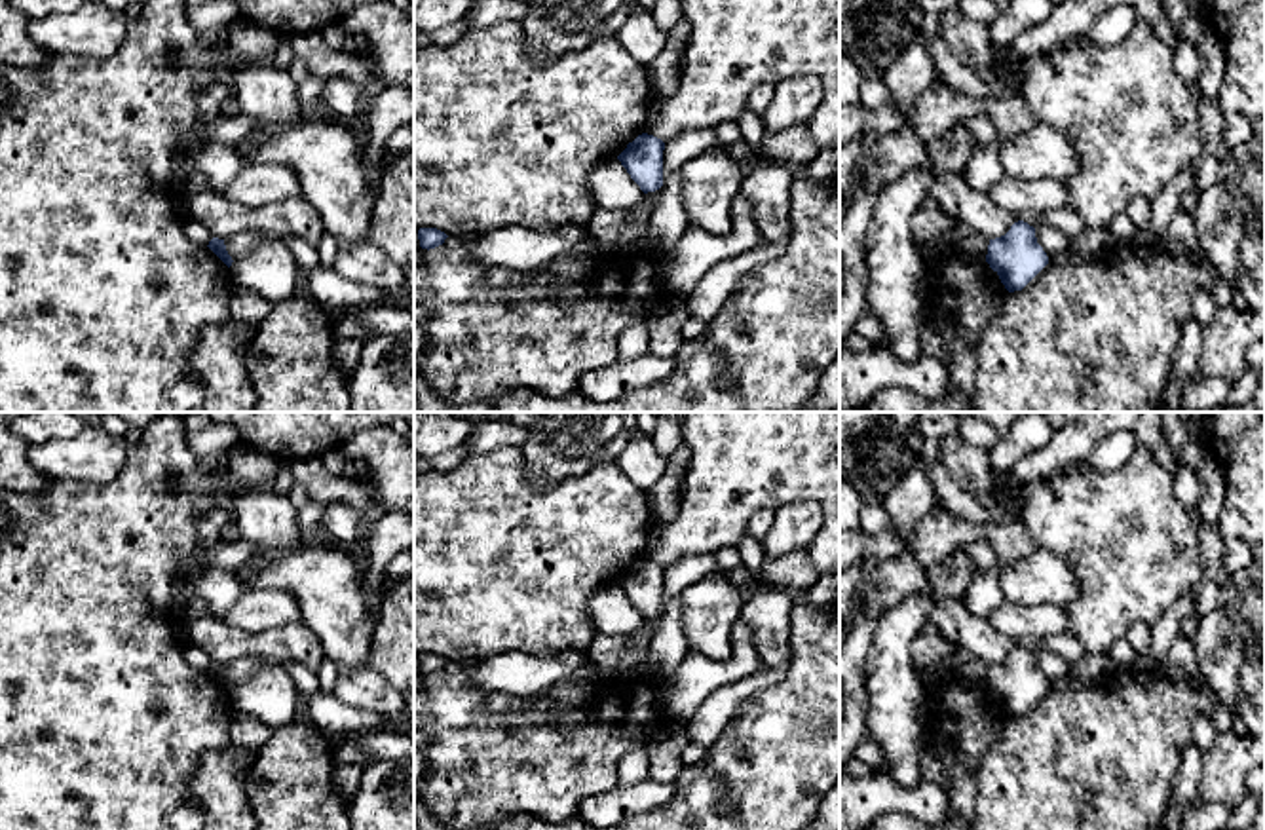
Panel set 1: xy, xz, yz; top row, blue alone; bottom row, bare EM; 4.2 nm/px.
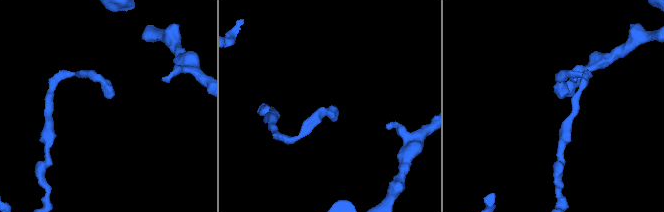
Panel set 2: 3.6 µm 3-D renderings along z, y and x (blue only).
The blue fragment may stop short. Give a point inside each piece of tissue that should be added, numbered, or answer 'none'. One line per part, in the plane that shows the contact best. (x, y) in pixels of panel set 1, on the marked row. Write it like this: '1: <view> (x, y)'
none

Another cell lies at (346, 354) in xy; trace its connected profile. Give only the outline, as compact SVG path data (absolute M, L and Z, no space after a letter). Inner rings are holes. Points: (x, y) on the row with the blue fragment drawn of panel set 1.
M361 338L334 340L330 355L344 378L351 378L351 374L355 372L361 359L363 344L365 342Z

